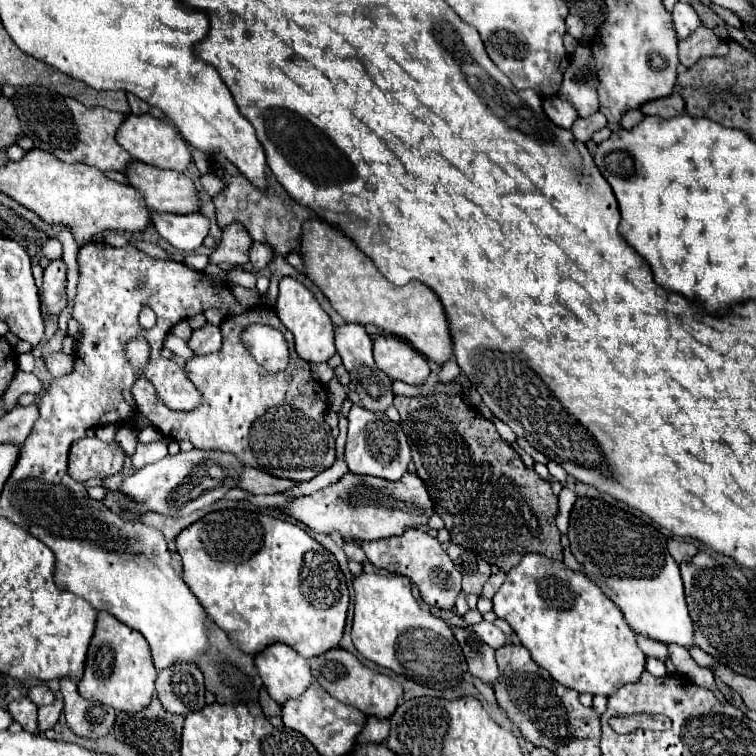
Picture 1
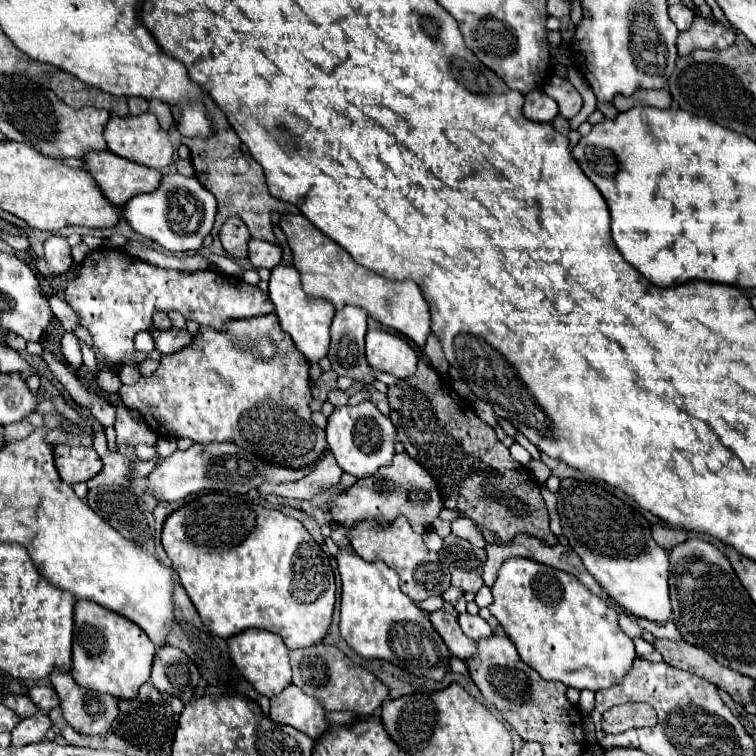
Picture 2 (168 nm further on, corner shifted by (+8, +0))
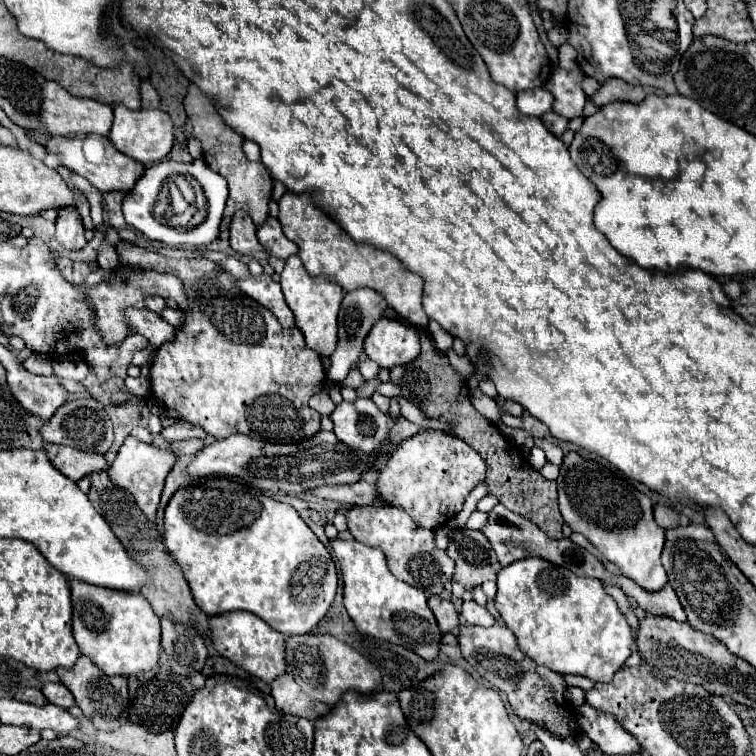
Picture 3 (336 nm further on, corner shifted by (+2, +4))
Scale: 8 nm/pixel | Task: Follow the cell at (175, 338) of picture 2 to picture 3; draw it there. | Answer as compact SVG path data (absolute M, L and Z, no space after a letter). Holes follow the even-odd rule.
M127 308L125 320L127 320L129 332L143 334L155 348L159 348L159 344L163 344L167 340L173 340L175 328L171 324L167 324L159 314L151 312L147 308Z

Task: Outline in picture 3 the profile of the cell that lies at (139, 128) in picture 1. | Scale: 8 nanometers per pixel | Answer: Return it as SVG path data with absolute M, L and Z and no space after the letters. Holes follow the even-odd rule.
M123 104L113 106L113 128L109 132L109 140L113 142L113 146L127 154L129 158L141 162L141 164L155 164L163 158L169 156L171 146L173 146L173 122L169 118L167 112L163 110L129 110Z

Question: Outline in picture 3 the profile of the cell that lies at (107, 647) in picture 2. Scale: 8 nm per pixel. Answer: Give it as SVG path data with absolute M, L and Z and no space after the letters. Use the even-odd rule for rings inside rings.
M69 580L73 604L73 638L83 656L91 656L107 676L135 676L153 668L161 652L159 616L139 592L97 588L83 580Z

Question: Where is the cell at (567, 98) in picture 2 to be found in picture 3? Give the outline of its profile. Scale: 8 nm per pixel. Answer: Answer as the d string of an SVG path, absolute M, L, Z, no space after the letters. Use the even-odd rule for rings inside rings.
M557 68L551 78L545 82L545 88L553 94L553 112L565 116L565 118L575 118L581 116L583 106L587 102L585 92L581 90L581 72L579 70L563 70Z

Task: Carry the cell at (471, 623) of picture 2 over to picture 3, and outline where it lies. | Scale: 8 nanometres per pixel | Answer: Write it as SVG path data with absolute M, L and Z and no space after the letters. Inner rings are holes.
M475 600L463 602L461 616L465 618L467 624L475 624L475 626L491 626L491 624L495 624L495 620L493 620L493 616L487 612L487 608L485 608L485 606L479 606Z

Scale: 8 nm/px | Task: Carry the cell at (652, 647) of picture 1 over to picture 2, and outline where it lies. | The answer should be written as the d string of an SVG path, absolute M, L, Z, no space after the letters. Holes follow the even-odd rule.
M619 614L619 626L631 636L631 638L643 638L643 628L635 622L635 620L631 620L629 616L625 616L625 614Z

